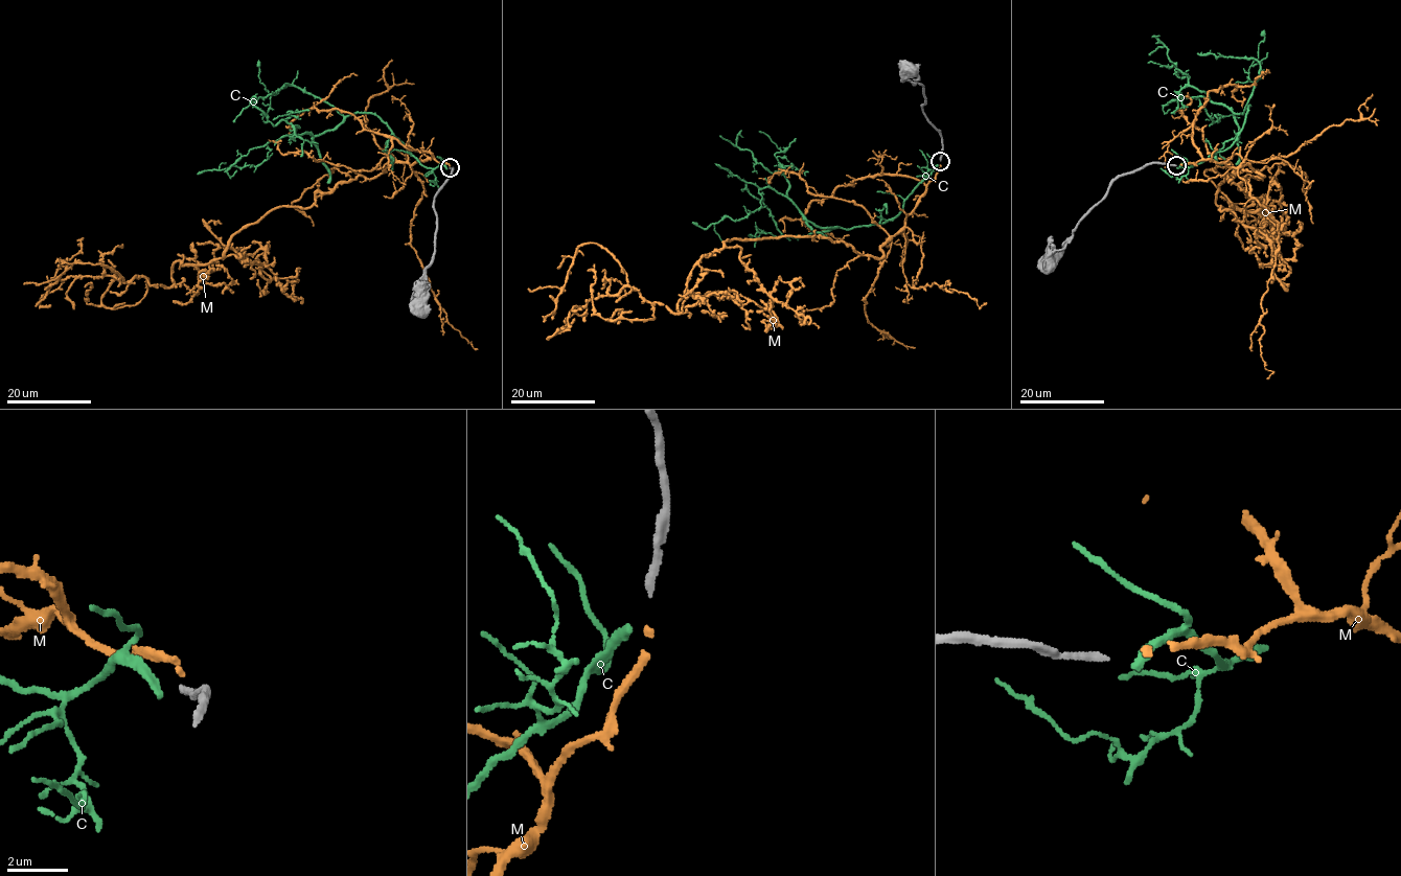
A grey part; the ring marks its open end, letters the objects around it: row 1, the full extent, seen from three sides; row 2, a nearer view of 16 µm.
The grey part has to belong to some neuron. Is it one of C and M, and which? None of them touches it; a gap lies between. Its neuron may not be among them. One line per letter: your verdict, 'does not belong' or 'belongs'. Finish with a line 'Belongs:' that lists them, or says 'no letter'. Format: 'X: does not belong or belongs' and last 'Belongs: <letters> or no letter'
C: does not belong
M: belongs
Belongs: M

